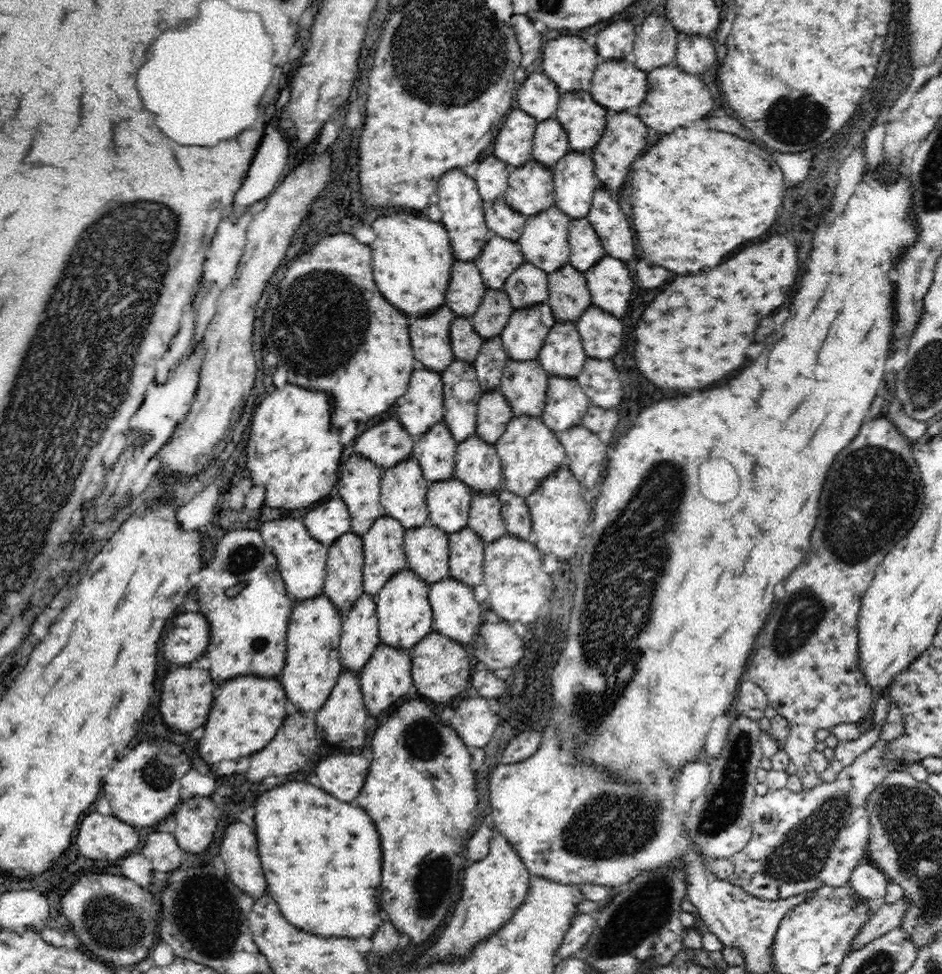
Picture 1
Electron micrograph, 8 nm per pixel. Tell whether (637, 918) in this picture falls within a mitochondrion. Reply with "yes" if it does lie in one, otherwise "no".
yes

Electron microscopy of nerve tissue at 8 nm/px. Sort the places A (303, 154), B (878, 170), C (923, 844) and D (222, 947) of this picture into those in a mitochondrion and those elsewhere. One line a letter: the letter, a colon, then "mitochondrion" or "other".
A: other
B: other
C: mitochondrion
D: mitochondrion

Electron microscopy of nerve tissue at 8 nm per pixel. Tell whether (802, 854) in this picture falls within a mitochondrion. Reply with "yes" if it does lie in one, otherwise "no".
yes

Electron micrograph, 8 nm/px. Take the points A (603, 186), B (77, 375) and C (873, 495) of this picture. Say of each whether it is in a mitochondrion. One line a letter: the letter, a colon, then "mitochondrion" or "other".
A: other
B: mitochondrion
C: mitochondrion

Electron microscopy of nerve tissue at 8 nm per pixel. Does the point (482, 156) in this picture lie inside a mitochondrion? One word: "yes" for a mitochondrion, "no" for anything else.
no

